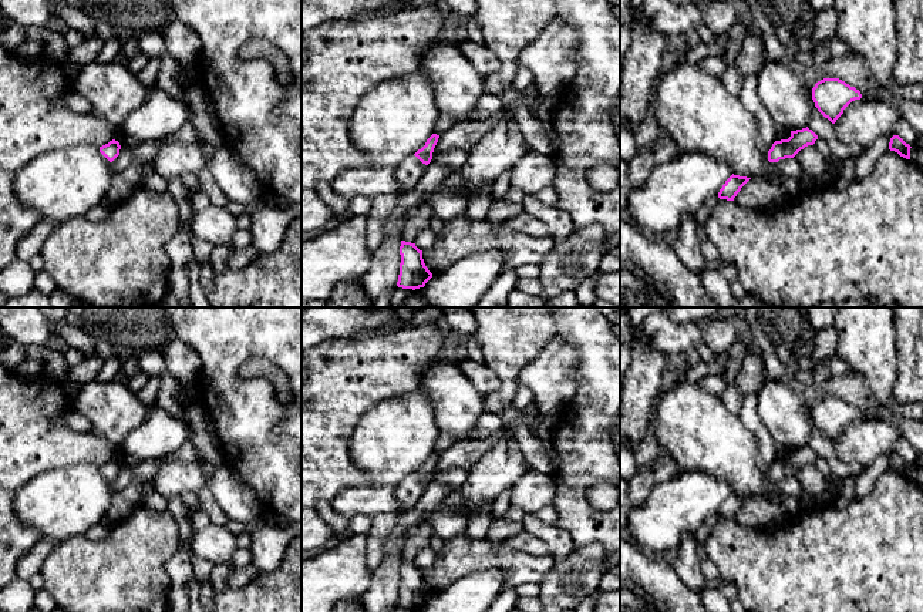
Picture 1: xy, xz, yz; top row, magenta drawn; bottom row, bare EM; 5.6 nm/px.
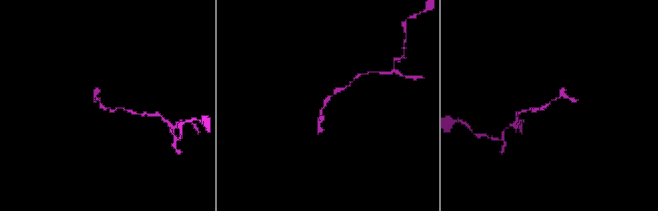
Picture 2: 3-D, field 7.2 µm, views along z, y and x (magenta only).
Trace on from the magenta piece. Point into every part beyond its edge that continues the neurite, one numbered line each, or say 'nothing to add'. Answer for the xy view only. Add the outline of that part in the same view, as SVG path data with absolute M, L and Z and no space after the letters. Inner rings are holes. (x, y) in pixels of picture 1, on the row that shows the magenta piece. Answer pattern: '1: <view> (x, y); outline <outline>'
nothing to add

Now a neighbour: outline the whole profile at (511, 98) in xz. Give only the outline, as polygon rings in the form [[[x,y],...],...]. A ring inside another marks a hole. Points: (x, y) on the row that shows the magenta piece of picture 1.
[[[508,88],[499,97],[503,108],[511,110],[512,117],[518,121],[528,149],[553,157],[559,147],[559,138],[553,127],[532,114],[530,108],[521,100],[521,91]]]

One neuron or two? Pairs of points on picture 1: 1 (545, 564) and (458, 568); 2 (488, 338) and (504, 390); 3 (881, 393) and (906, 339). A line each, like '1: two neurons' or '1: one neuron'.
1: one neuron
2: one neuron
3: two neurons

